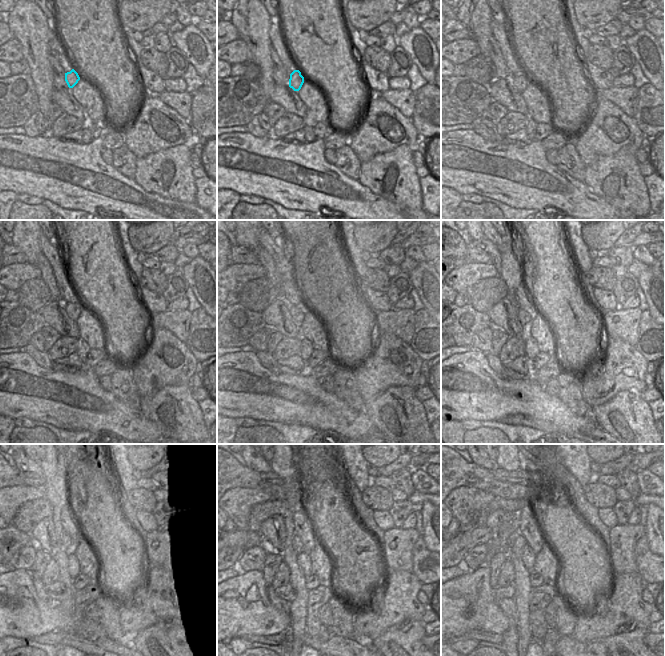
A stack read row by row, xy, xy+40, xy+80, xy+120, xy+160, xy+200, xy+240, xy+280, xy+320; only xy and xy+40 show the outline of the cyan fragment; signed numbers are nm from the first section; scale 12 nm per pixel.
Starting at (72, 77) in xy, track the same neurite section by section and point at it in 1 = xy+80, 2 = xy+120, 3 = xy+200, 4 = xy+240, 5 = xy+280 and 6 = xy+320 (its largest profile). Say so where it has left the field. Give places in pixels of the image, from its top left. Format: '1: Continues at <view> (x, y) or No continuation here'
1: Continues at xy+80 (520, 82)
2: Continues at xy+120 (73, 310)
3: Continues at xy+200 (523, 317)
4: Continues at xy+240 (73, 542)
5: Continues at xy+280 (296, 542)
6: Continues at xy+320 (519, 543).

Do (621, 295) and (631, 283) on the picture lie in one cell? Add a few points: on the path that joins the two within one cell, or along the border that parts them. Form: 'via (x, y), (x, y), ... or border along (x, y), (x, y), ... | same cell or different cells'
via (622, 292), (628, 286) | same cell

